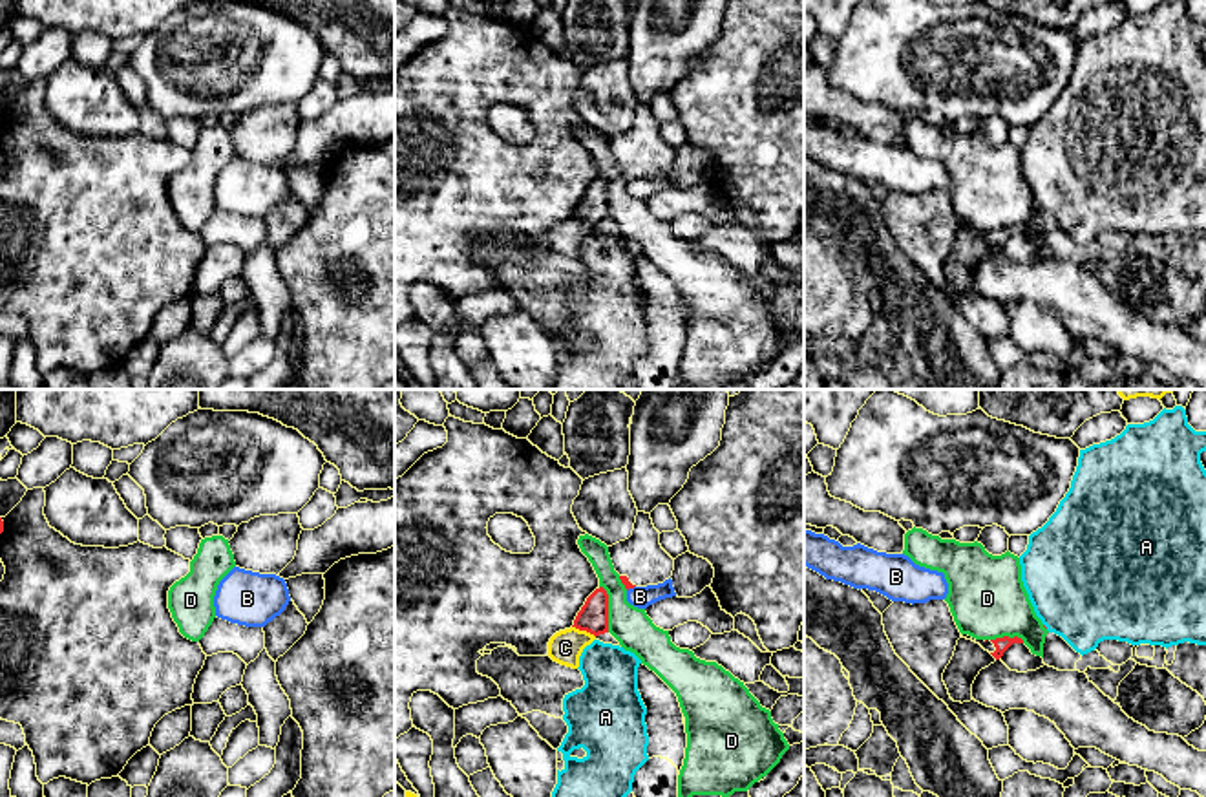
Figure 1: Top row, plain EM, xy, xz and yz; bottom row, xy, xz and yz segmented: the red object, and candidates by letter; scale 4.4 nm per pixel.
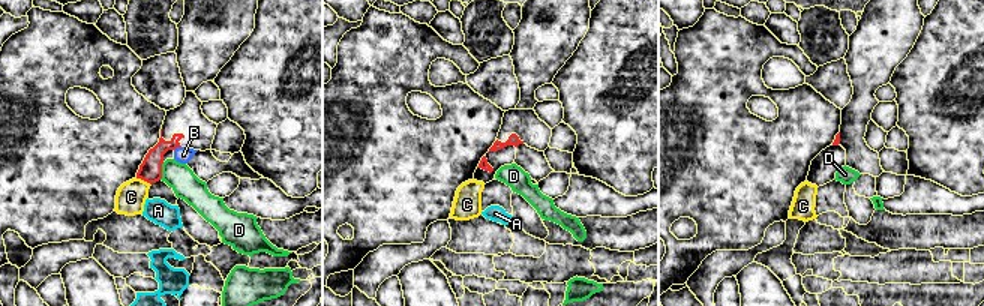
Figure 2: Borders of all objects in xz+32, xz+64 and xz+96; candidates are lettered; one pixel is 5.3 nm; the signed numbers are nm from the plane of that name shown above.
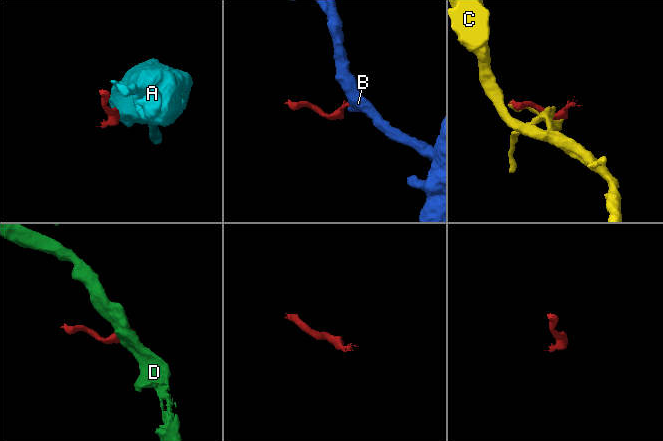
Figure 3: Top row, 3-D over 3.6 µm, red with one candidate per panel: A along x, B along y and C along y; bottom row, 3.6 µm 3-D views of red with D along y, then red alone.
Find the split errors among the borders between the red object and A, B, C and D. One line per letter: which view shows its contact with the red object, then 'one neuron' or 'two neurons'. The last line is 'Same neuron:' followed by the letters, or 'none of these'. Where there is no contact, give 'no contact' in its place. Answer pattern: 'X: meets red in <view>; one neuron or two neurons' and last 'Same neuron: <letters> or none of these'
A: no contact; two neurons
B: meets red in xz; two neurons
C: meets red in xz; two neurons
D: meets red in xz; two neurons
Same neuron: none of these

